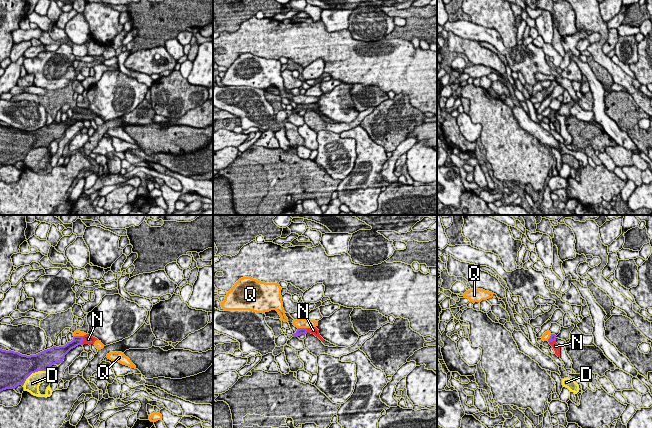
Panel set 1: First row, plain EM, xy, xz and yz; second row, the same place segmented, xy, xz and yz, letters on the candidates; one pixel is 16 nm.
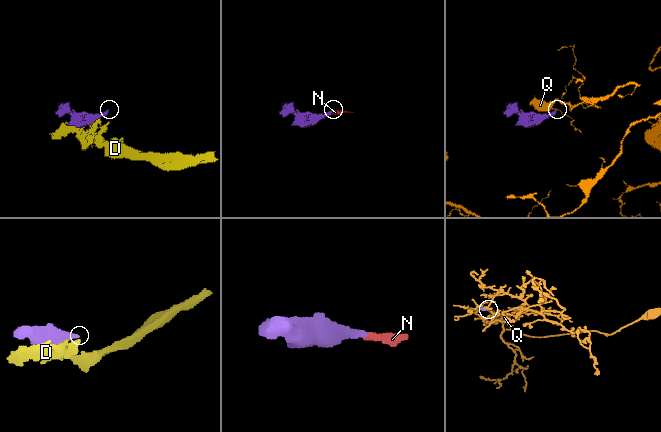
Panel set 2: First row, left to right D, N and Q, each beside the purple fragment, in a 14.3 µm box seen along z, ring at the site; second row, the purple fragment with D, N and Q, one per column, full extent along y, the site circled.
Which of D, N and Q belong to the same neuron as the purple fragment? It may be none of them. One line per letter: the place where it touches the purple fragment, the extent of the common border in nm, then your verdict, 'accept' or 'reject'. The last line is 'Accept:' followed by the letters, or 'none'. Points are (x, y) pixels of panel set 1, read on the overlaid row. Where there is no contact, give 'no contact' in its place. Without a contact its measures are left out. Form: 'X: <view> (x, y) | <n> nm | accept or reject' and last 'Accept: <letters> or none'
D: xy (33, 372) | 480 nm | reject
N: xy (83, 340) | 150 nm | accept
Q: xz (302, 328) | 140 nm | reject
Accept: N

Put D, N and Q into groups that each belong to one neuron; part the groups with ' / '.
D / N / Q

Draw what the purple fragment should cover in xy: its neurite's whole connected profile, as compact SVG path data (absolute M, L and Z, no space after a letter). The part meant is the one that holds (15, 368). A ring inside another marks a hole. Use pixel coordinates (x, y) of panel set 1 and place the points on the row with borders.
M86 334L84 336L74 336L71 342L67 342L64 346L53 346L36 355L22 355L14 351L6 351L0 349L0 392L6 389L15 389L19 385L24 385L26 379L35 372L48 371L50 367L56 363L62 363L65 355L78 345L94 344L97 338Z

